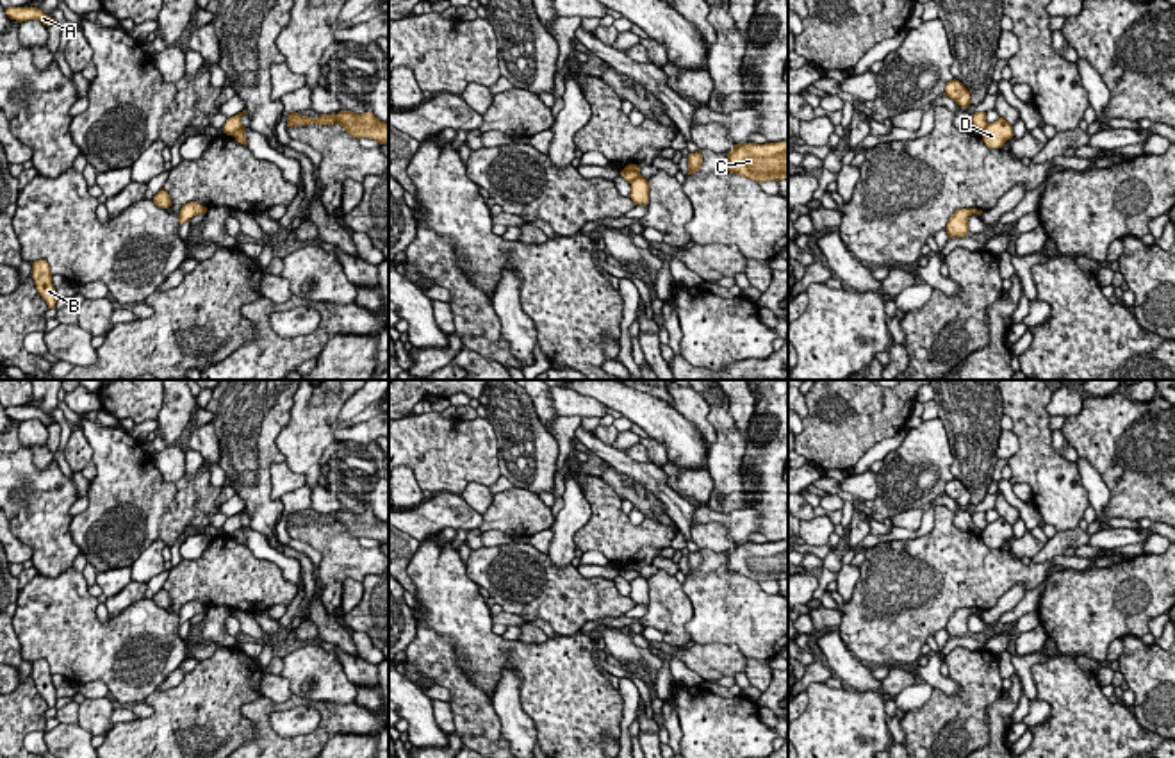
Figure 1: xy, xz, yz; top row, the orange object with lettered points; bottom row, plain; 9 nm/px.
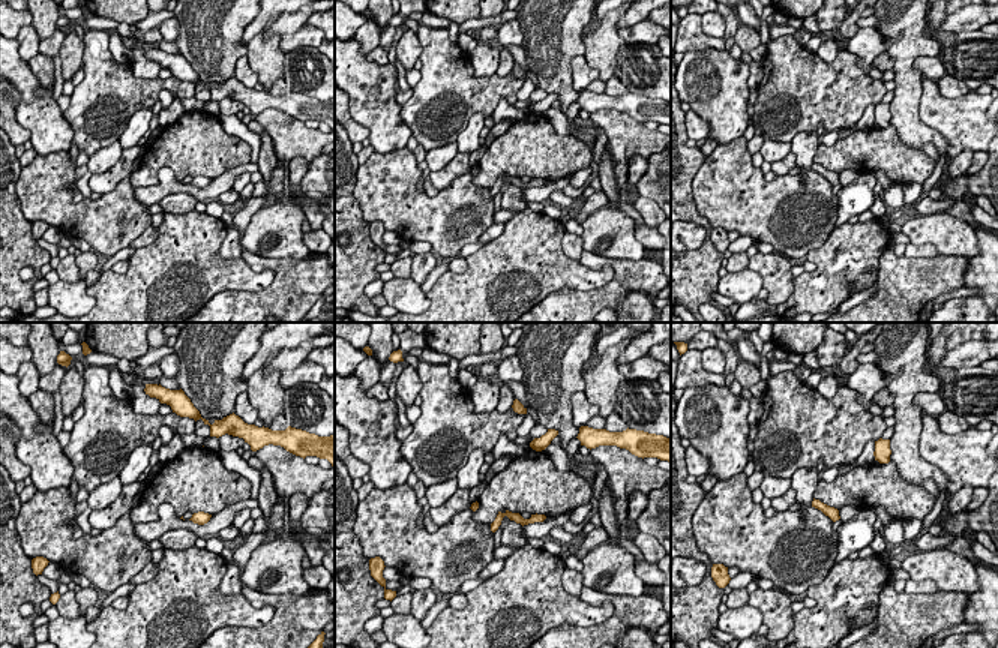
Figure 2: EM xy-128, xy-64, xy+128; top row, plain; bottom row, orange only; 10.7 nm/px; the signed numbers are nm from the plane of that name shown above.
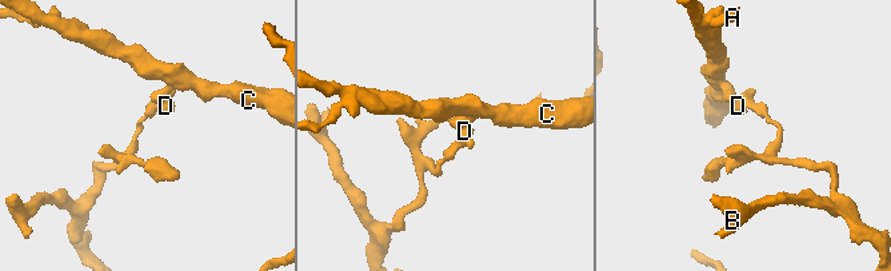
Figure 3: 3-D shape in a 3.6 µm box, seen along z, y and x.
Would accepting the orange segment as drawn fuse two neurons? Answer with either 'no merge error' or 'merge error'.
merge error

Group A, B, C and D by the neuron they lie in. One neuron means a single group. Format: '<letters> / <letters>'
A C / B D

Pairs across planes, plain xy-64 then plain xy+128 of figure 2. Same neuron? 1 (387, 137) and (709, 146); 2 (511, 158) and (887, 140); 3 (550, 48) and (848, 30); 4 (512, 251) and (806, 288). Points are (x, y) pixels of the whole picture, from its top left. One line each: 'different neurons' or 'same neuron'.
1: different neurons
2: same neuron
3: different neurons
4: same neuron

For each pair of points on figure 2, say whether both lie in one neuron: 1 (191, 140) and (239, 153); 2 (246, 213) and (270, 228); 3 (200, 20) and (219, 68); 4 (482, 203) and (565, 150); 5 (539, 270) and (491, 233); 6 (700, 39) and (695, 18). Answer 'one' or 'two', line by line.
1: one
2: two
3: one
4: two
5: two
6: one

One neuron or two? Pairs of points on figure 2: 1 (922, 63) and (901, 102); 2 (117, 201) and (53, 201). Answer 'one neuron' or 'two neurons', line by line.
1: two neurons
2: one neuron

